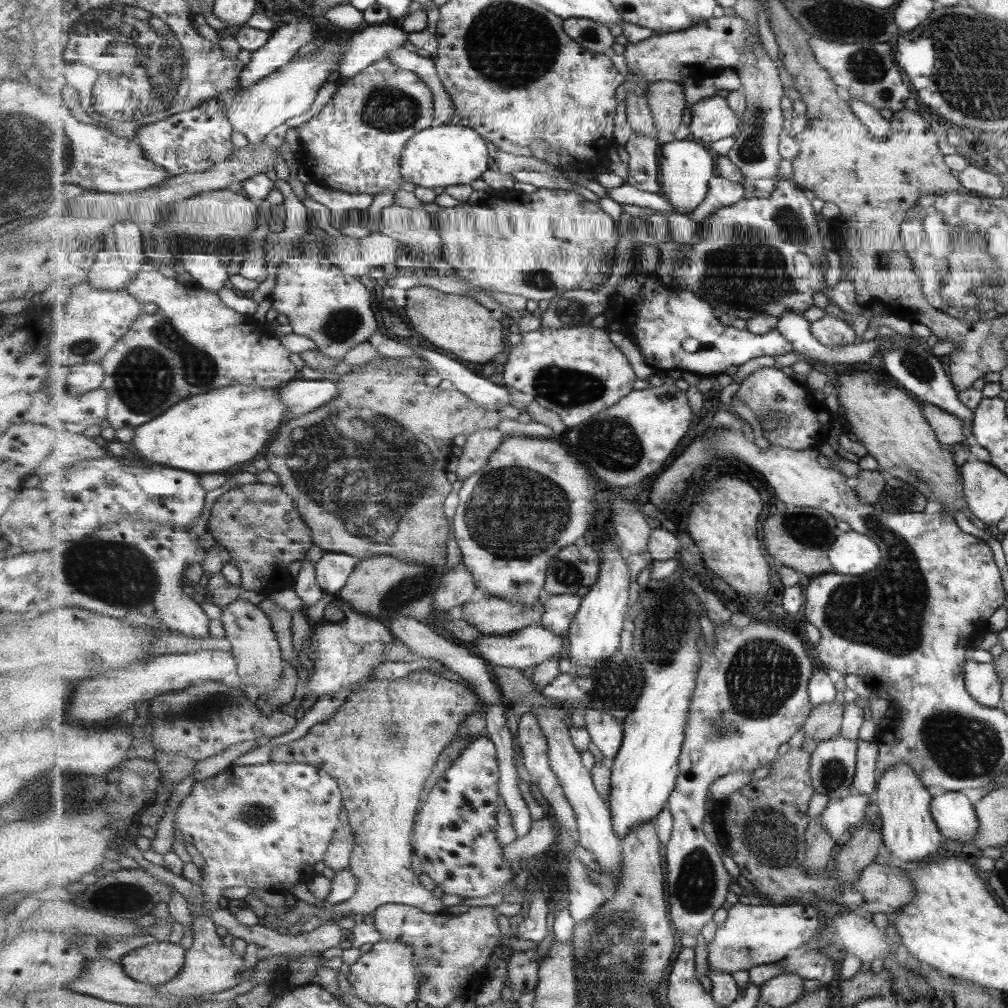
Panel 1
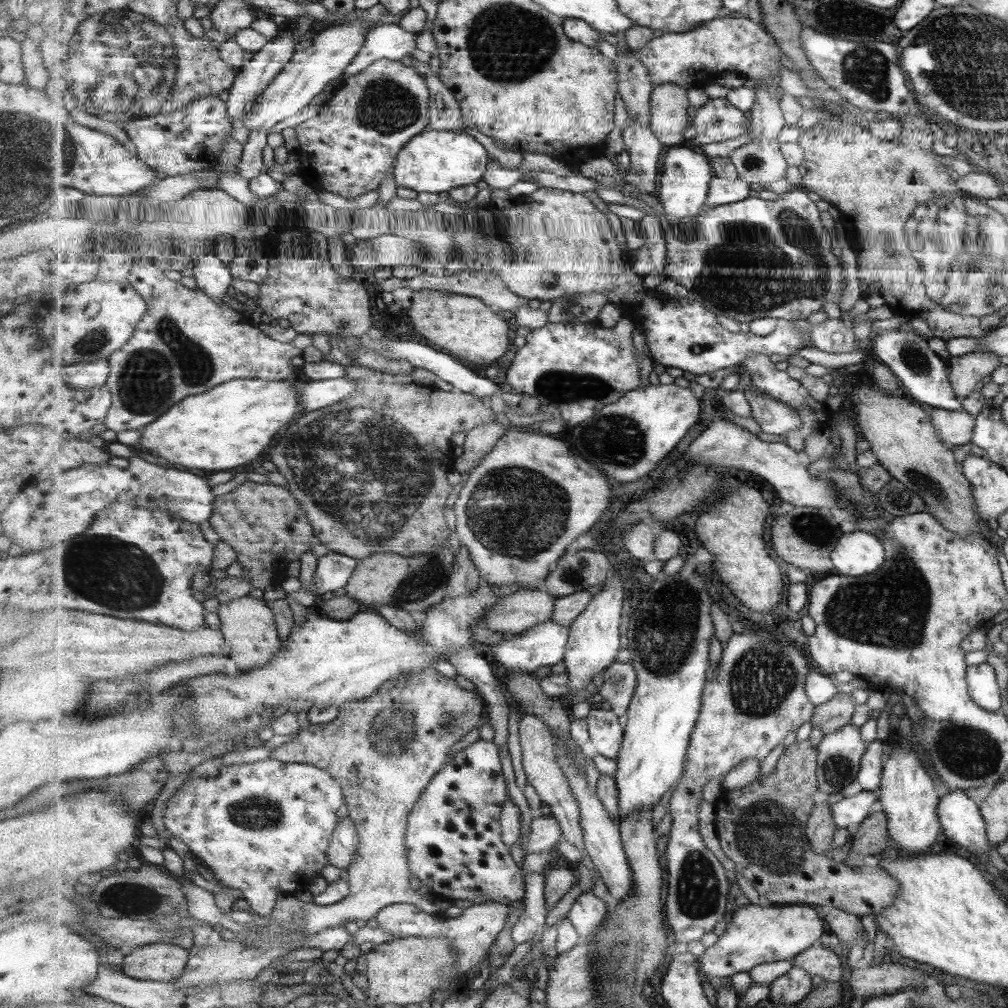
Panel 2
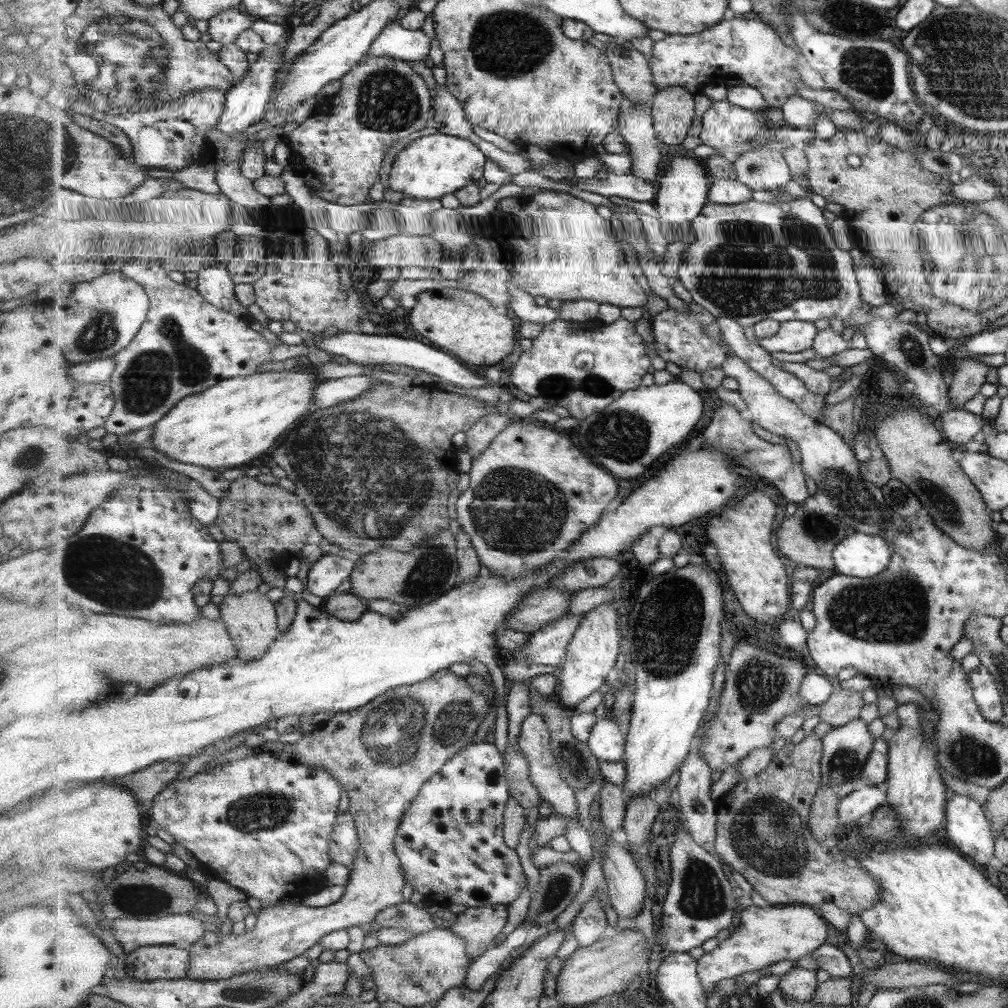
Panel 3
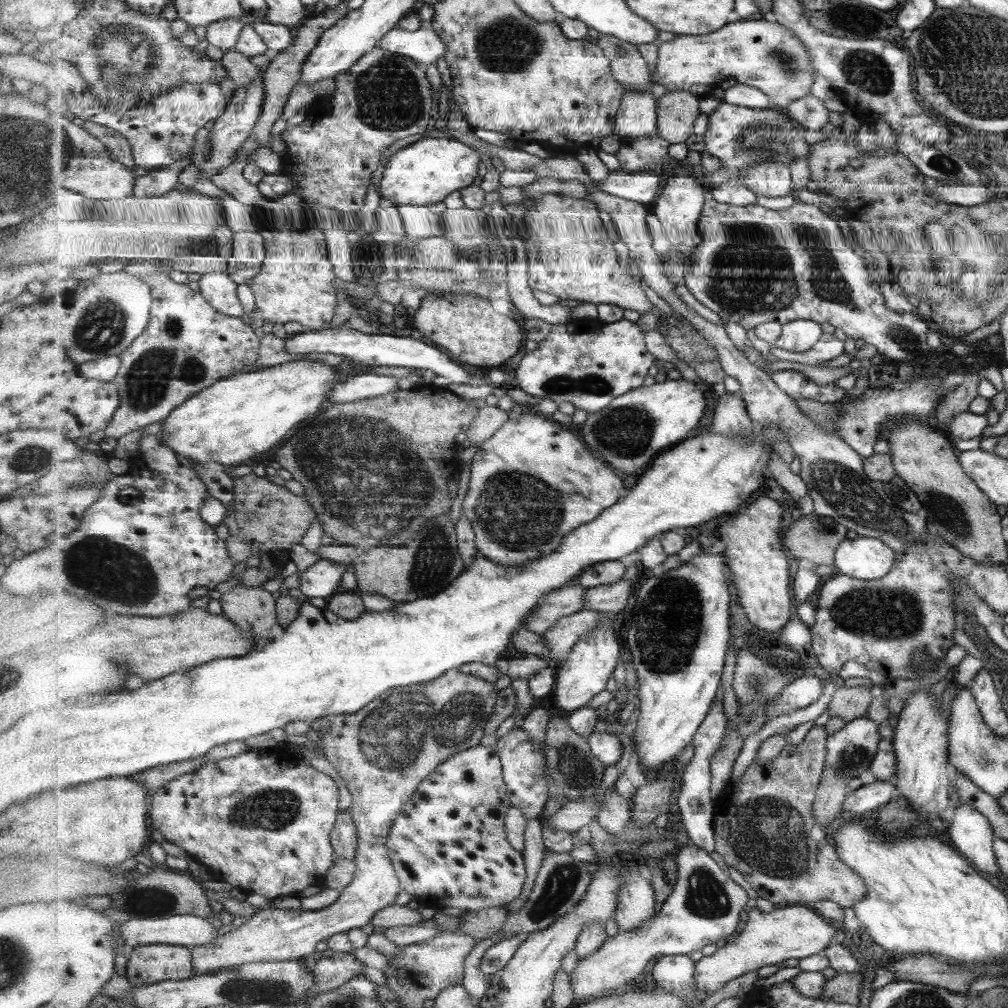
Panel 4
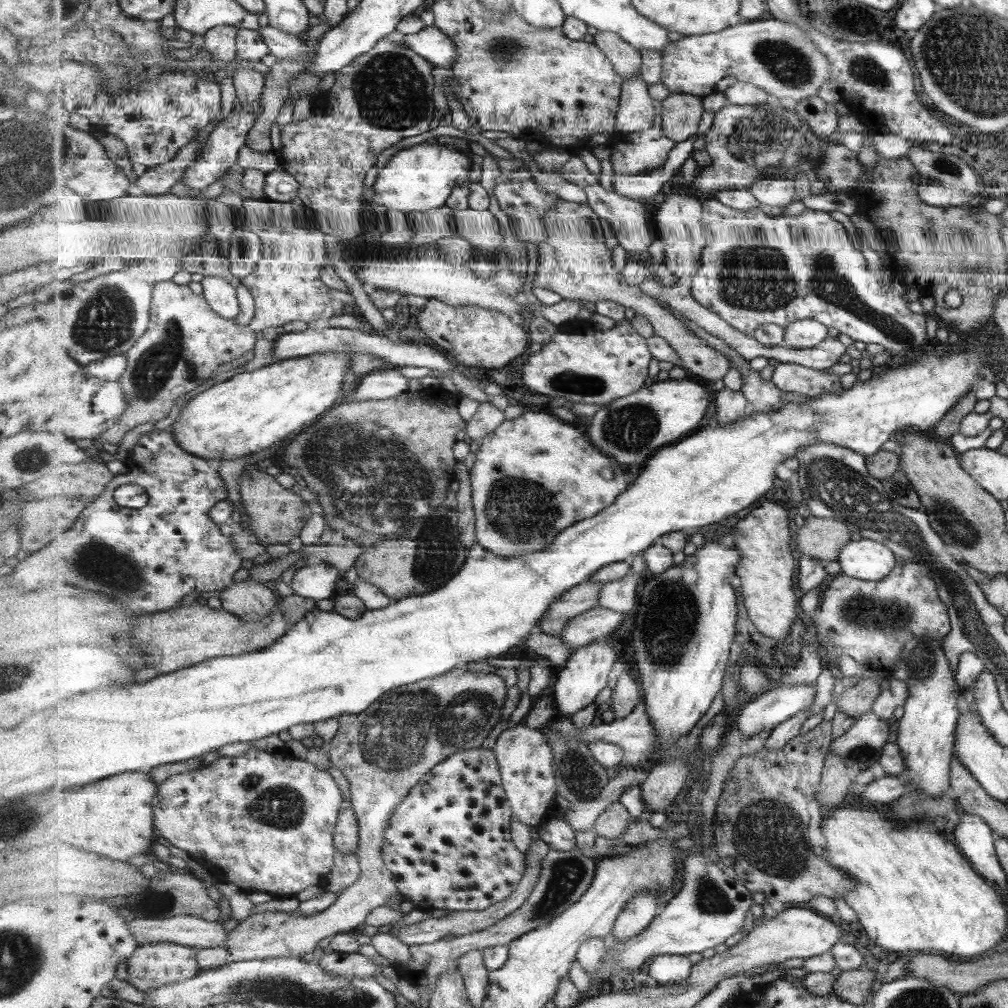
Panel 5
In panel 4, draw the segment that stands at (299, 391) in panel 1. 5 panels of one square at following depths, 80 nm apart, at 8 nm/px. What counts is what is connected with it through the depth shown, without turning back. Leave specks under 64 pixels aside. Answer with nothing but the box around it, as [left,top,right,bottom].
[327,373,399,405]

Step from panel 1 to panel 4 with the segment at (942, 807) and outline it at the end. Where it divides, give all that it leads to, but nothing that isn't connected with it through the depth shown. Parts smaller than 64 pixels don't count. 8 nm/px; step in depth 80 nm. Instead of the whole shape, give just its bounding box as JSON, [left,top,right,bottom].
[947,797,1000,882]

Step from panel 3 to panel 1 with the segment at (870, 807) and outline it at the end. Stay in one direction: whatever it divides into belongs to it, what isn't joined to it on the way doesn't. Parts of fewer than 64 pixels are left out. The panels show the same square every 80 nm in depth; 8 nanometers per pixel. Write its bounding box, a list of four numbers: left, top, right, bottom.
[819,792,872,842]

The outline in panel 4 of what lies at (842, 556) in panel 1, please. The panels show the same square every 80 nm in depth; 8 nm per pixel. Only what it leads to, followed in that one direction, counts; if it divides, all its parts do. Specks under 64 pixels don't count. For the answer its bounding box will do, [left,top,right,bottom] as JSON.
[836,535,896,580]

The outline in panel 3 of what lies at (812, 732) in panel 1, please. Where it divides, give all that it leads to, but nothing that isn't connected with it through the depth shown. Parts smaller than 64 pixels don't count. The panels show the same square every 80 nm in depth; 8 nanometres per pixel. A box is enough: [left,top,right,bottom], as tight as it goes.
[818,689,863,729]

